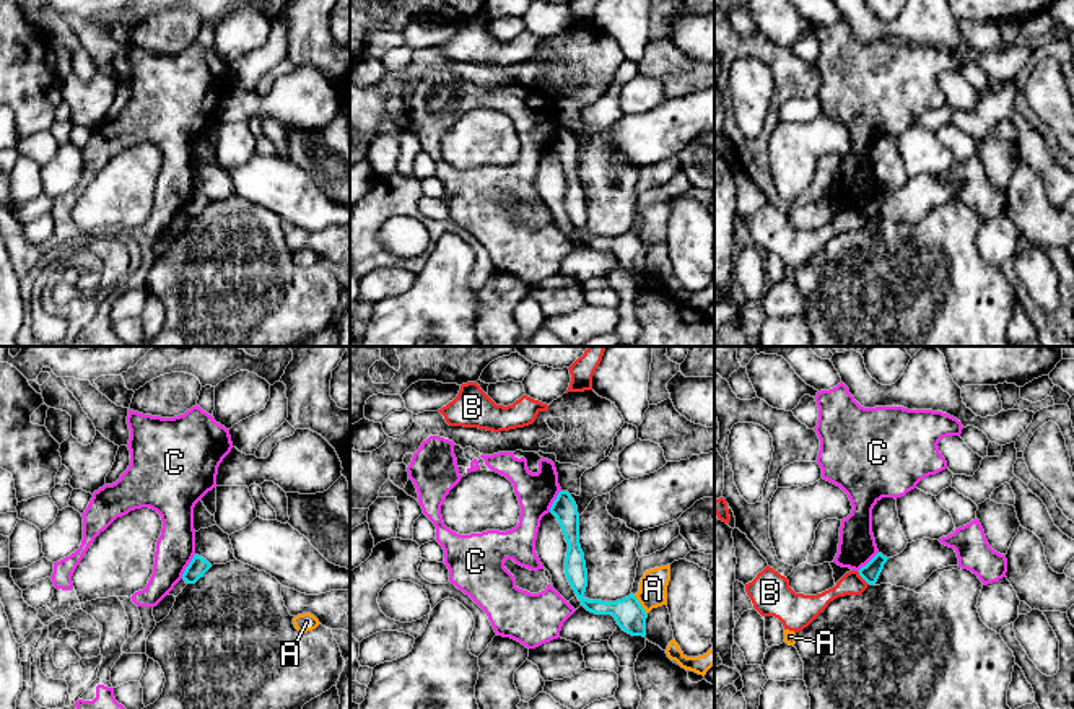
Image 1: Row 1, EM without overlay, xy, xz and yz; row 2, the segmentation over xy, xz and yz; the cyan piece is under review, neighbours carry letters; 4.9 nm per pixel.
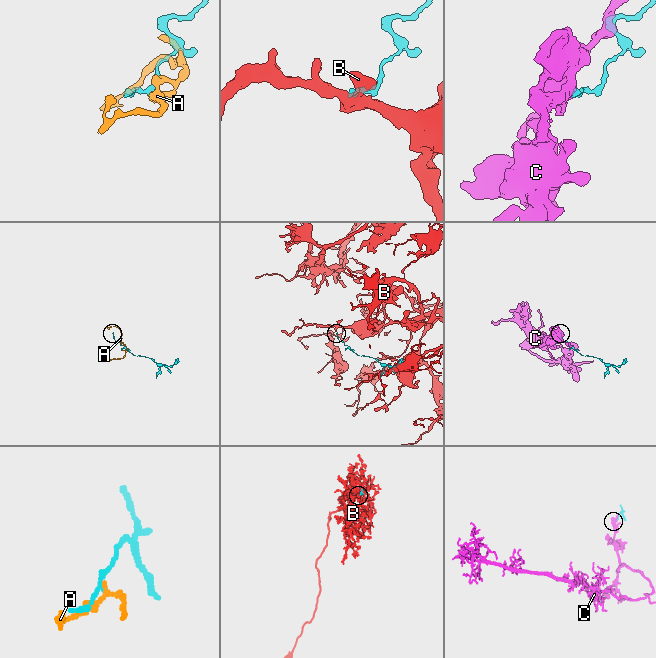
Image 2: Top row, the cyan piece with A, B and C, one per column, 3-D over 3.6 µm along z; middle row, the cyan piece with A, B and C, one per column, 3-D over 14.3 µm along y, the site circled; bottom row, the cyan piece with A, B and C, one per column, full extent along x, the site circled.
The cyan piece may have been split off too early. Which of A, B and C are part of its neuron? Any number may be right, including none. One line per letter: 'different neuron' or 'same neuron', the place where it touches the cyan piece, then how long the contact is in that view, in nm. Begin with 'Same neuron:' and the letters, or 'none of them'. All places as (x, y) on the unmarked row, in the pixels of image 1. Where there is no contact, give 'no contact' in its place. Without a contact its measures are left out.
Same neuron: none of them
A: different neuron; contact xz (640, 241); length 120 nm
B: different neuron; contact yz (861, 212); length 90 nm
C: different neuron; contact xy (187, 202); length 140 nm

